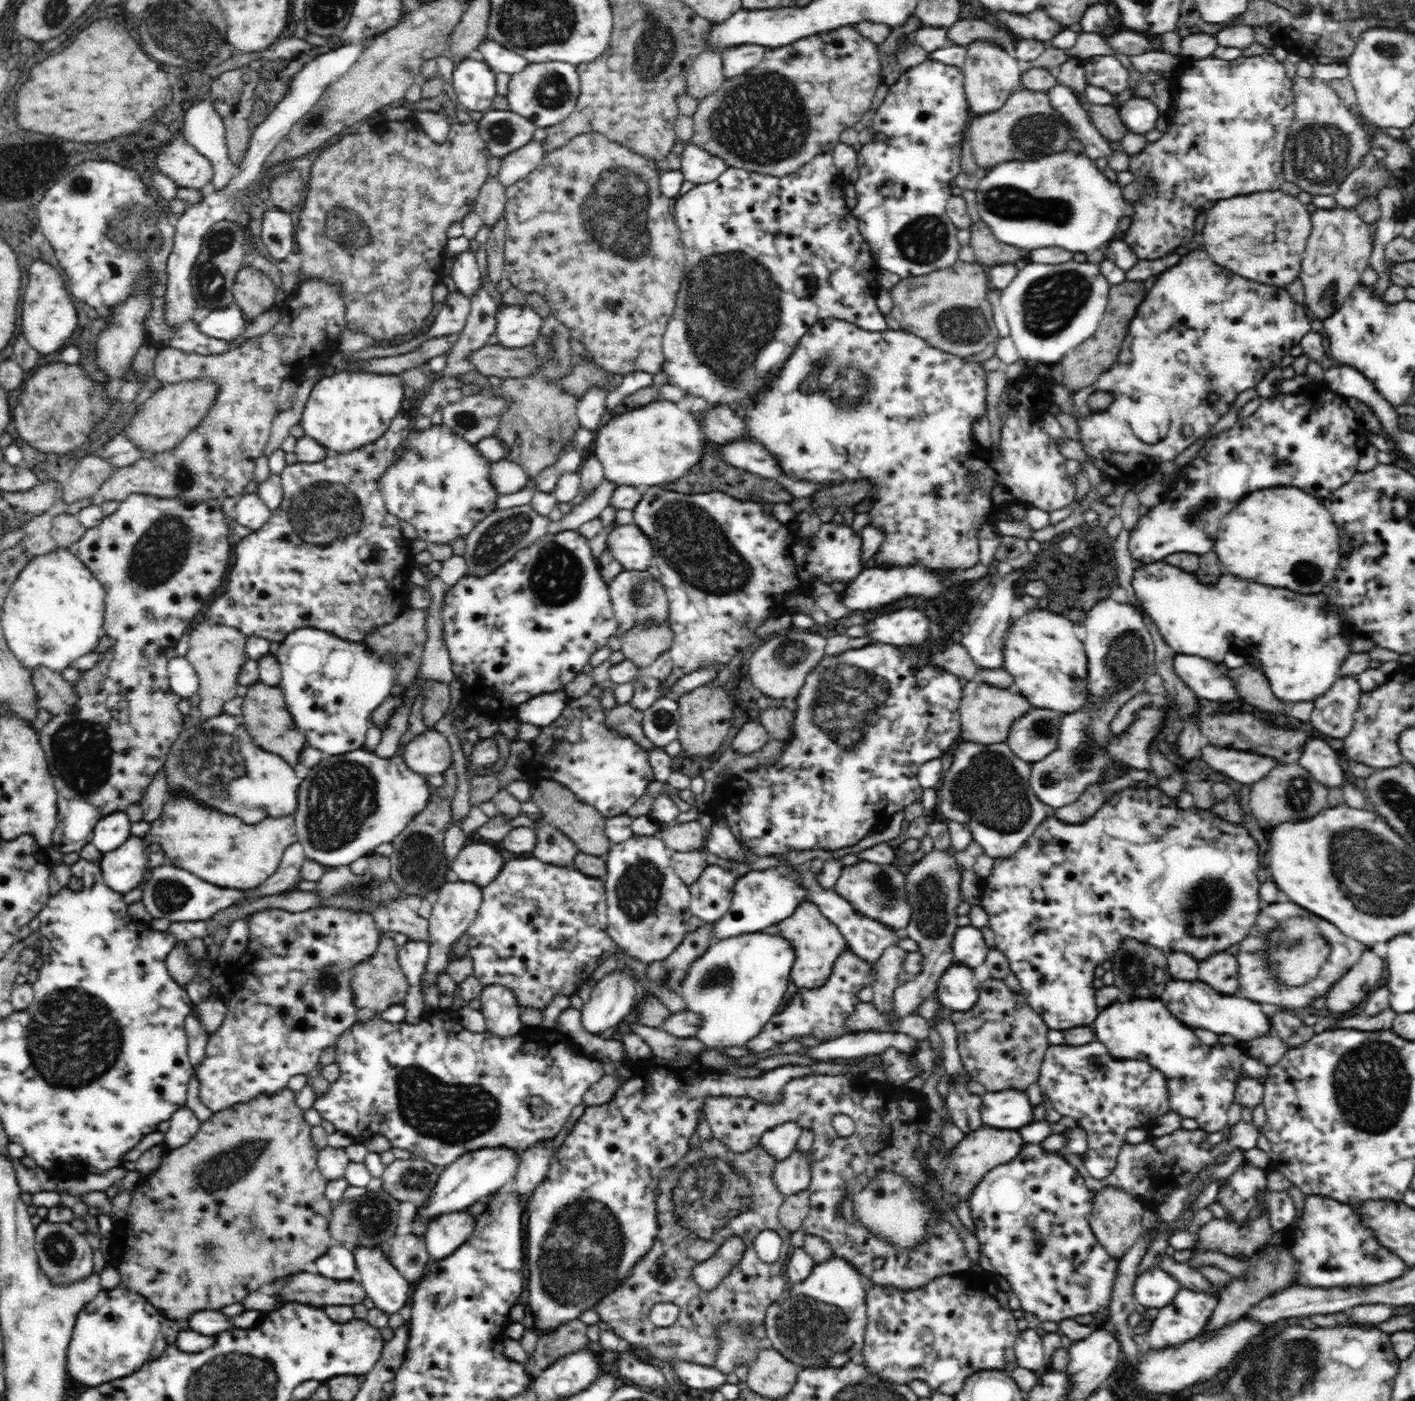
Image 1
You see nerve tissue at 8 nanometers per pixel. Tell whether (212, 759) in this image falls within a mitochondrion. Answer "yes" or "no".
yes

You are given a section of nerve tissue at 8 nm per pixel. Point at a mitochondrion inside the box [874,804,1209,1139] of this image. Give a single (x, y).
(930, 896)

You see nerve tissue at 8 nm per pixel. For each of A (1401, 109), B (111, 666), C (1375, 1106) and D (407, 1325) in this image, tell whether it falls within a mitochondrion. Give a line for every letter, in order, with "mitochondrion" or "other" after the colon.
A: other
B: other
C: mitochondrion
D: other

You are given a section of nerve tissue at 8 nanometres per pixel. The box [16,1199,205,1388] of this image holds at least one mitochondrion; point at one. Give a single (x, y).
(60, 1251)

